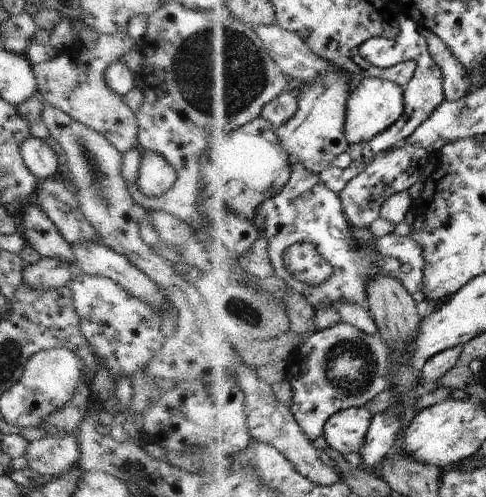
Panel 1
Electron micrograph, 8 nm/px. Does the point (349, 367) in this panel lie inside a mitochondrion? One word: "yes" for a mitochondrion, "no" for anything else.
yes

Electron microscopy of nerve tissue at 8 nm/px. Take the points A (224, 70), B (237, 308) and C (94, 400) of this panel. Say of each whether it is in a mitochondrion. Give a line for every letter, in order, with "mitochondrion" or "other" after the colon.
A: mitochondrion
B: mitochondrion
C: other

